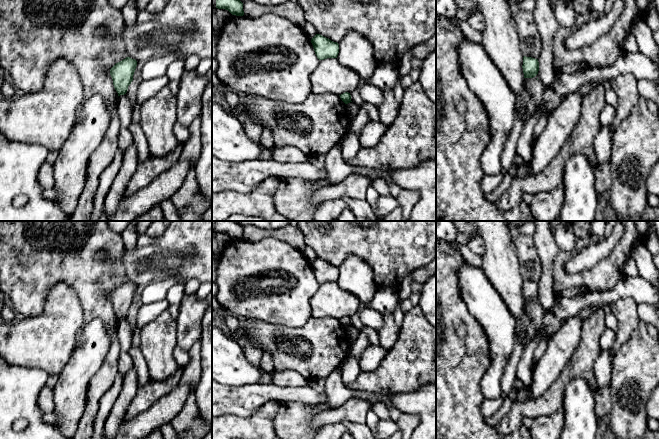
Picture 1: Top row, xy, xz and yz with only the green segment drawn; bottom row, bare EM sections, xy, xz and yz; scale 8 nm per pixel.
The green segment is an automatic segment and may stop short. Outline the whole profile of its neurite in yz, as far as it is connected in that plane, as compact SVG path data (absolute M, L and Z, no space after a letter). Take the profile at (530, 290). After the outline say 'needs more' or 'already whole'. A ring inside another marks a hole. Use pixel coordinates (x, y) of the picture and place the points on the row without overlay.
M524 280L522 292L523 292L524 302L535 301L539 295L538 283Z | already whole

